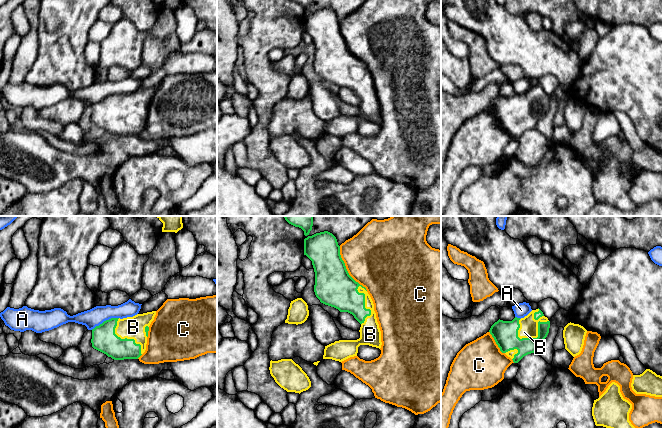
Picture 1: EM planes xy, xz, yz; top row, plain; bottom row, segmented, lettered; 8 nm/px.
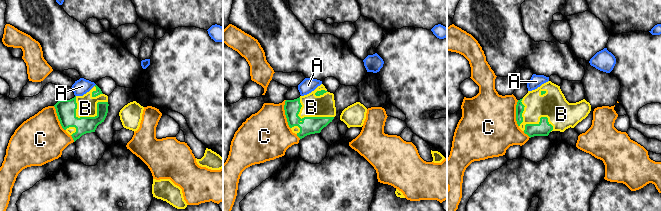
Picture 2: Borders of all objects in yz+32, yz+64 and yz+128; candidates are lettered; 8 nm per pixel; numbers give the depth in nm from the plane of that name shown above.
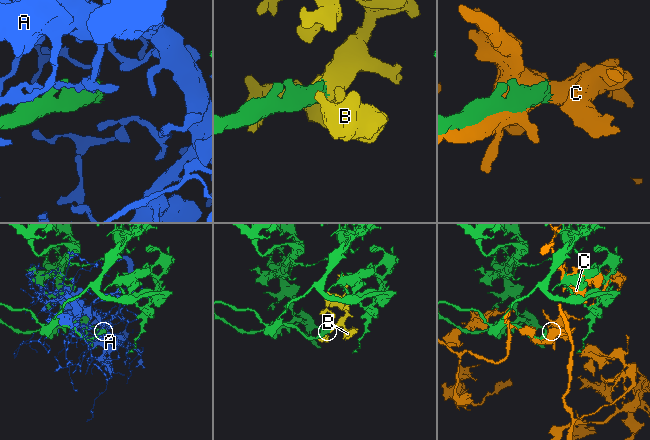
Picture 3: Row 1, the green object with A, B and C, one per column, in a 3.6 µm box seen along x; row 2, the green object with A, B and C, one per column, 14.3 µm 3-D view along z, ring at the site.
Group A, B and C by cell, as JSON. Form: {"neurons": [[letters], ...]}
{"neurons": [["A"], ["B"], ["C"]]}

